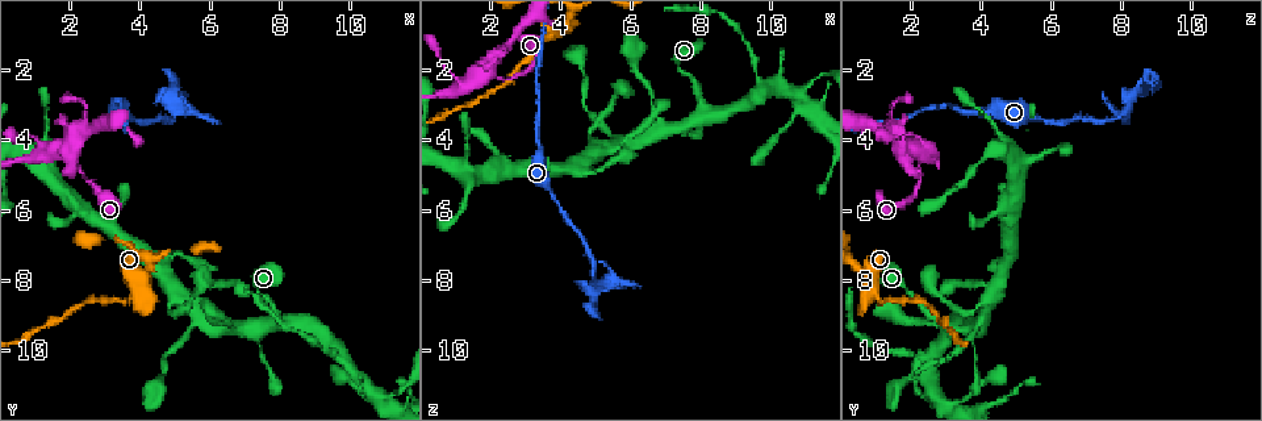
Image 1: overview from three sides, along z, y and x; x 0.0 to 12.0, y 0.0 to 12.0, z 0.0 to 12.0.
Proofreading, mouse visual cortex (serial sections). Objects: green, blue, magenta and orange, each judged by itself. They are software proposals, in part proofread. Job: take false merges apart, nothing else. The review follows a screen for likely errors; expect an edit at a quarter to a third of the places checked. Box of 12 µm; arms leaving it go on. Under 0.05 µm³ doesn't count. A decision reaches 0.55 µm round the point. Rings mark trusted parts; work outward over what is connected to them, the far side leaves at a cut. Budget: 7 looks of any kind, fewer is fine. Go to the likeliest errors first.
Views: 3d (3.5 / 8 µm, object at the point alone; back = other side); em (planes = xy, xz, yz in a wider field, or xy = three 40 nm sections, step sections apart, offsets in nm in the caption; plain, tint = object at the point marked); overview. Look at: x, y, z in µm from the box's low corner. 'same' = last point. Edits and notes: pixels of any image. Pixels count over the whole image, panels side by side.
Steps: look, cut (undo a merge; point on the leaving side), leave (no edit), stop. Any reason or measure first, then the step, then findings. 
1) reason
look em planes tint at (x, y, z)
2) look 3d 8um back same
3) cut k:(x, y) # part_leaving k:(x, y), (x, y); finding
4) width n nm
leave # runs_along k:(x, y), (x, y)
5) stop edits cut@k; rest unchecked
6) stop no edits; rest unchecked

abrupt turn
look 3d 3.5um at (5.0, 3.3, 8.0)

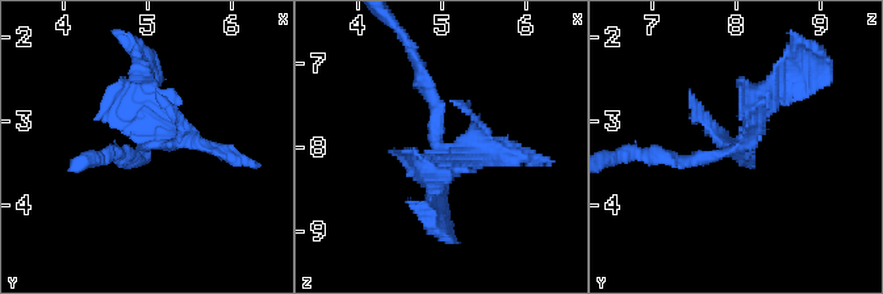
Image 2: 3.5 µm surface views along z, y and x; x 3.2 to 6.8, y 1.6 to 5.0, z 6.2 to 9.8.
look em xy step 5 tint at (5.00, 3.30, 8.00)

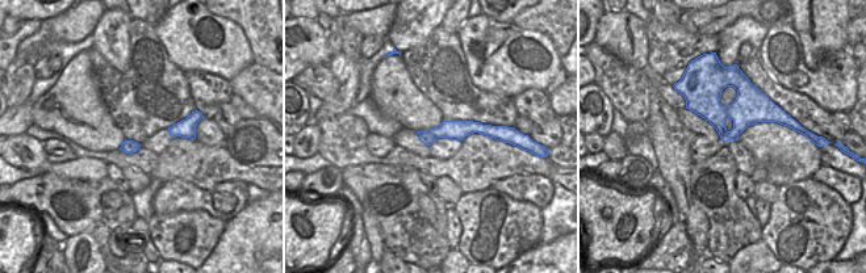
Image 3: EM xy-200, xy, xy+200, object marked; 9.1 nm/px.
cut 2:(192, 143) # border 3:(429, 130), (436, 138); a second cell is stuck on

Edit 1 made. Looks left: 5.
look overview

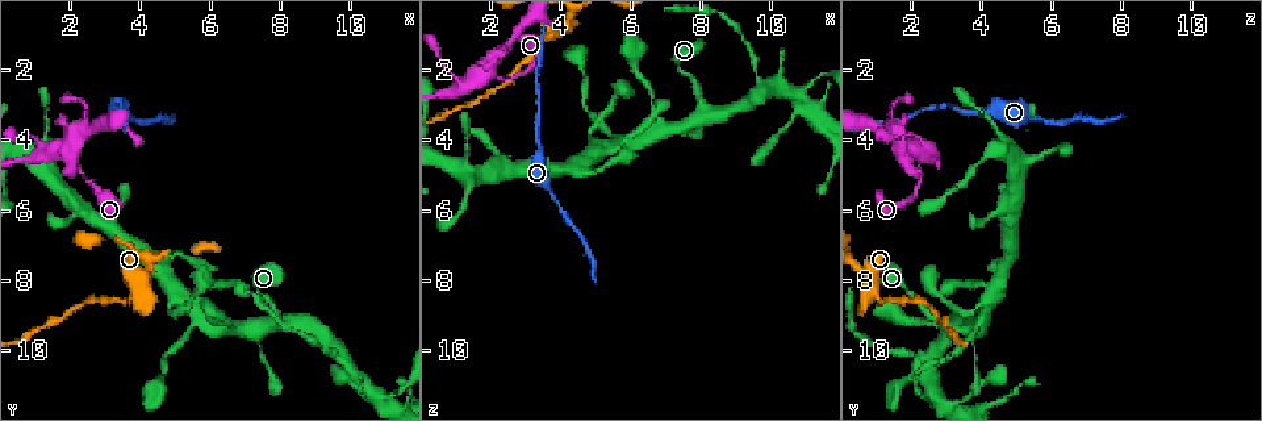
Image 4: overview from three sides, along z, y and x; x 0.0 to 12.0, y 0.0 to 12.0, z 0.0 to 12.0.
look 3d 3.5um at (3.7, 8.4, 1.0)

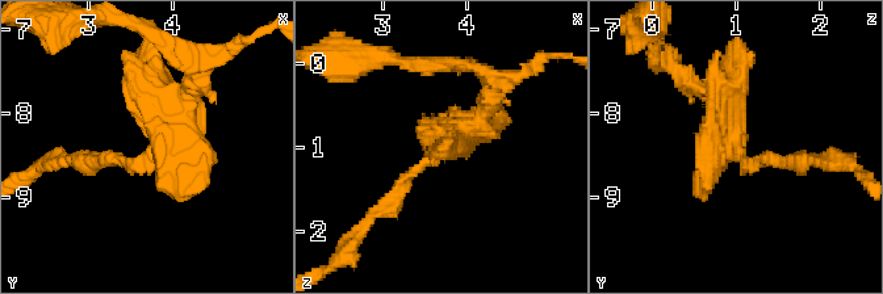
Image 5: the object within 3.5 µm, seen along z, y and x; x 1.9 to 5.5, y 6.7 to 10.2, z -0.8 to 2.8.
look em xy step 1 tint at (3.75, 8.45, 1.05)

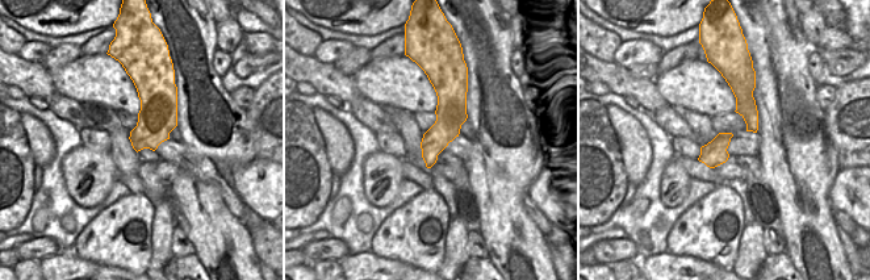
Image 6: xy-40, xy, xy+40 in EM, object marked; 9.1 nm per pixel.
cut it another way
look em planes tint same

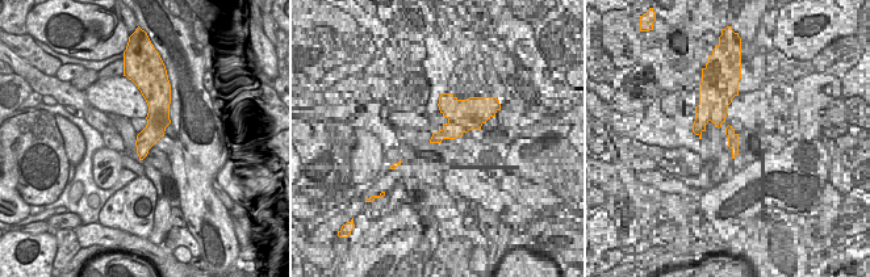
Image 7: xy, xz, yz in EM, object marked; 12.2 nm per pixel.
leave # runs_along 7:(147, 95), (155, 129), (142, 154); all the same cell

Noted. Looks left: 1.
stop edits cut@2; rest unchecked

